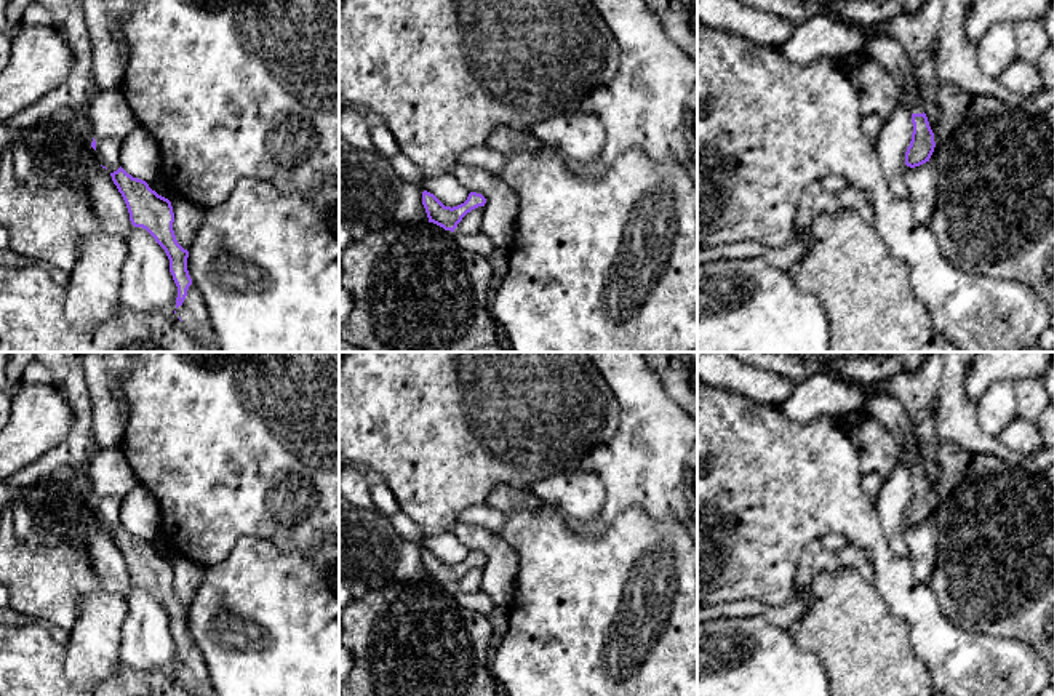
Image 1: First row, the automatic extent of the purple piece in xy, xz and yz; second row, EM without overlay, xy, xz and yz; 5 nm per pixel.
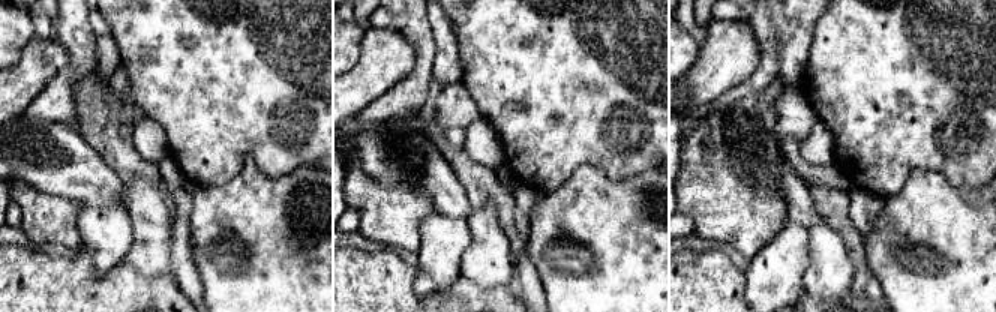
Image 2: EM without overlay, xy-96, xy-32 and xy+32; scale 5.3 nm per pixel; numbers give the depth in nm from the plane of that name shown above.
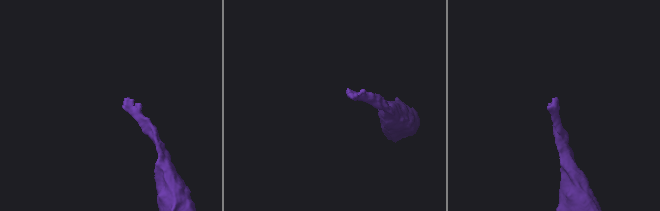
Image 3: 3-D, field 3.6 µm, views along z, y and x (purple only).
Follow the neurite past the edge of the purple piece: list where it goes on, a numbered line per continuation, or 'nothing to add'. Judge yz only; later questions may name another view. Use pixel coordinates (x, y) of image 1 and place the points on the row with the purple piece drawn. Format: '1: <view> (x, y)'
1: yz (888, 52)

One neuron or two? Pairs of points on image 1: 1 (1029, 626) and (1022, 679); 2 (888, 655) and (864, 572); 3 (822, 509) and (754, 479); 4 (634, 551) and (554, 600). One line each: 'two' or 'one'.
1: two
2: two
3: one
4: one

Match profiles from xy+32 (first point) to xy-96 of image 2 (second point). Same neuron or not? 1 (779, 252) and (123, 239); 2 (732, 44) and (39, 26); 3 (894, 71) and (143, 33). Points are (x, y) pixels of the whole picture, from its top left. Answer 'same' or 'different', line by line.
1: same
2: different
3: same

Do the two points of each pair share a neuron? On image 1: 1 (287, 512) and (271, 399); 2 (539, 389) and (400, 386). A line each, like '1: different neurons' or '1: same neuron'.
1: same neuron
2: same neuron

